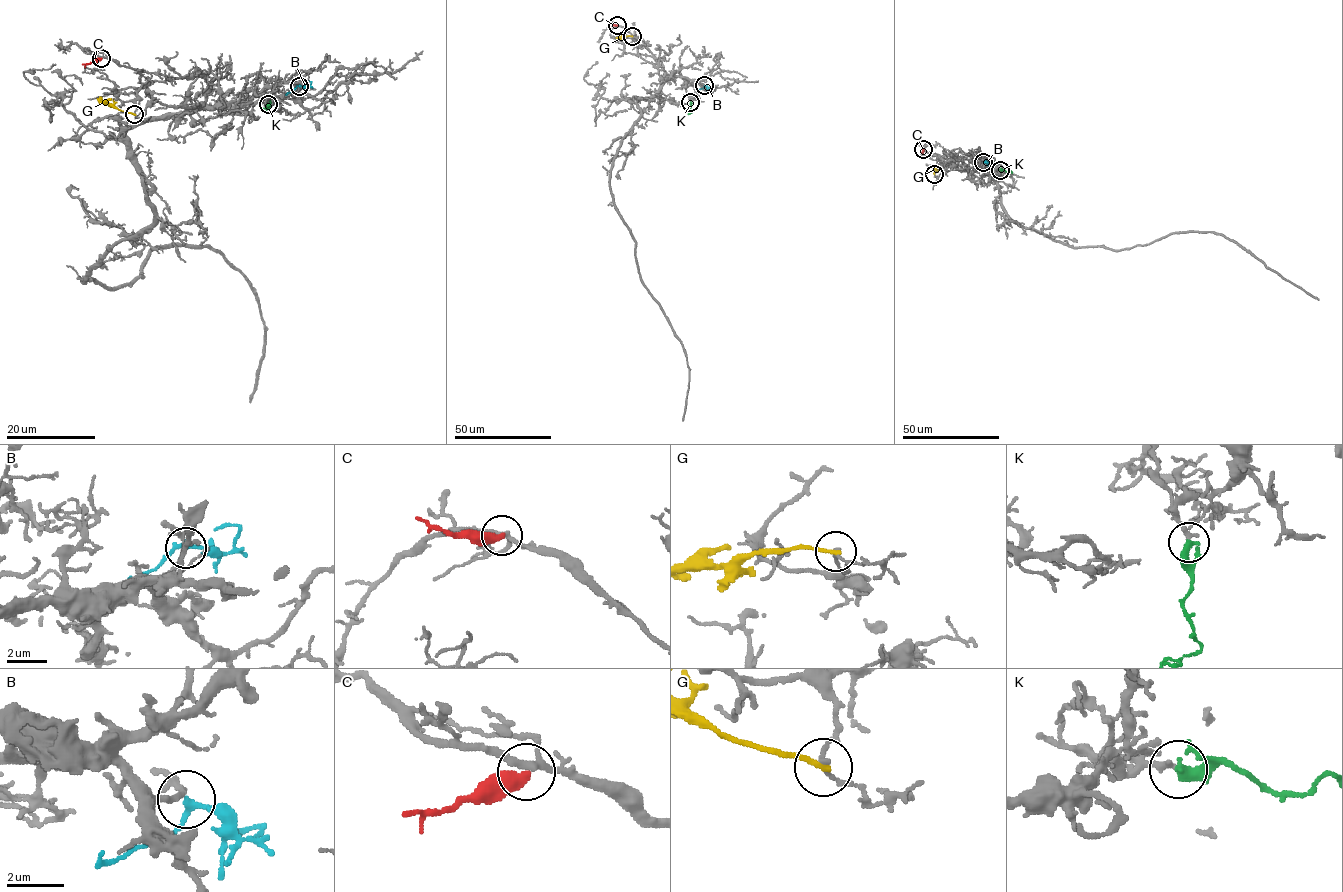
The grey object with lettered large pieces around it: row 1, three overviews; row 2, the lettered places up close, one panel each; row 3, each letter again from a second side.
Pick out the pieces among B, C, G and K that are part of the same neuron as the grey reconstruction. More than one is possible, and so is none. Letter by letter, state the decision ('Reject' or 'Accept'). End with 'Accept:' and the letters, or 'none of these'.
B: Accept
C: Reject
G: Reject
K: Accept
Accept: B, K

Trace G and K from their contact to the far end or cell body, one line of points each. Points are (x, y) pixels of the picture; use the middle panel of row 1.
G: (632, 36), (616, 38)
K: (691, 102), (692, 112), (688, 114)

